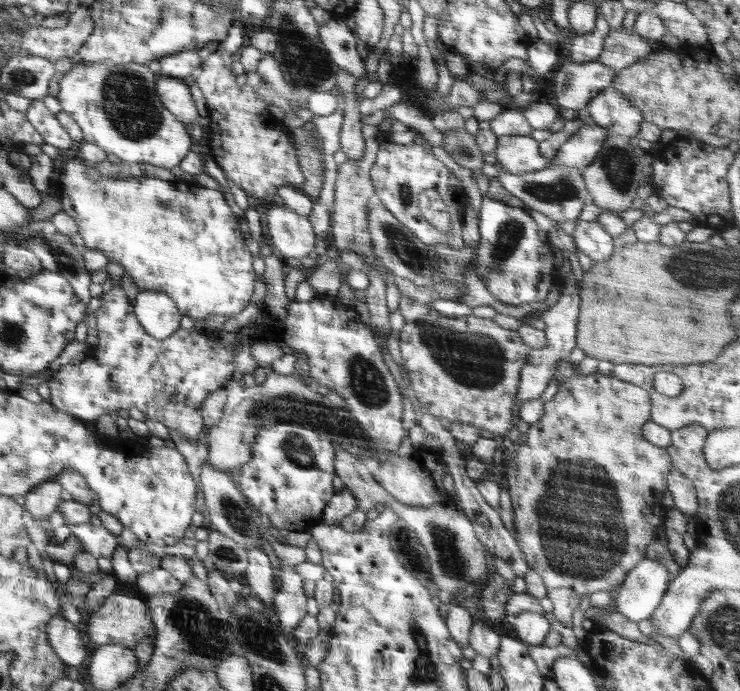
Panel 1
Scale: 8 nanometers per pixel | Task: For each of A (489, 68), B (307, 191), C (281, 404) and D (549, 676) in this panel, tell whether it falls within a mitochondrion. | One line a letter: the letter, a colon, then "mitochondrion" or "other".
A: other
B: other
C: mitochondrion
D: other

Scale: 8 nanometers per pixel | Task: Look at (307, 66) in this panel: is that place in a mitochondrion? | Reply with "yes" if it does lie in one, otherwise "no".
yes

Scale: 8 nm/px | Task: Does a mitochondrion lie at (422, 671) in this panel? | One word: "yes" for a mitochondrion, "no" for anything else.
yes

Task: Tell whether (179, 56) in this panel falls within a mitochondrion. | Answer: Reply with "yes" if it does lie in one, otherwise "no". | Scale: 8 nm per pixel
no

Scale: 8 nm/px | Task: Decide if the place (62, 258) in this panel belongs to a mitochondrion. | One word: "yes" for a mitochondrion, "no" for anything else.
yes

